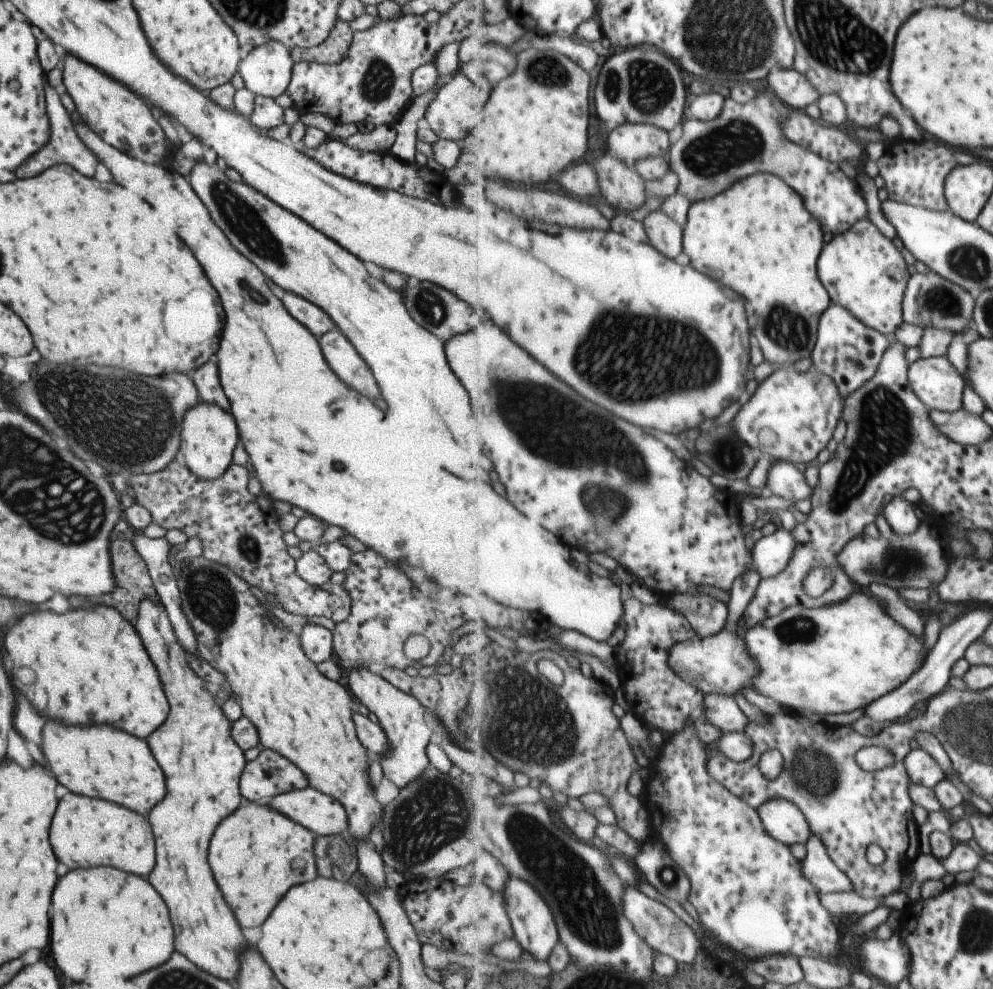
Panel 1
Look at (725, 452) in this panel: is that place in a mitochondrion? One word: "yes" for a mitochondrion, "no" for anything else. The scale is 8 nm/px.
yes

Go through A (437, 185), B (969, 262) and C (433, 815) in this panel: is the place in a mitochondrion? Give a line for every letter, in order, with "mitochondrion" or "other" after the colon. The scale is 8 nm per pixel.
A: other
B: mitochondrion
C: mitochondrion

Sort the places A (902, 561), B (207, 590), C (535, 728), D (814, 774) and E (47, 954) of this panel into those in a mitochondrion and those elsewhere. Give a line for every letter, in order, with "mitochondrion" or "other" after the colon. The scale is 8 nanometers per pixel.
A: mitochondrion
B: mitochondrion
C: mitochondrion
D: mitochondrion
E: other

